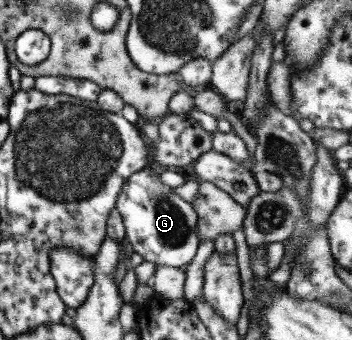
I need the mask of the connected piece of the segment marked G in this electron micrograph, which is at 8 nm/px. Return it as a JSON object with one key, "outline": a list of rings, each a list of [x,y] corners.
{"outline":[[[151,167],[134,172],[125,180],[114,207],[122,218],[124,238],[130,243],[132,252],[137,252],[143,261],[179,268],[192,260],[199,244],[197,214],[190,203],[161,184]]]}

